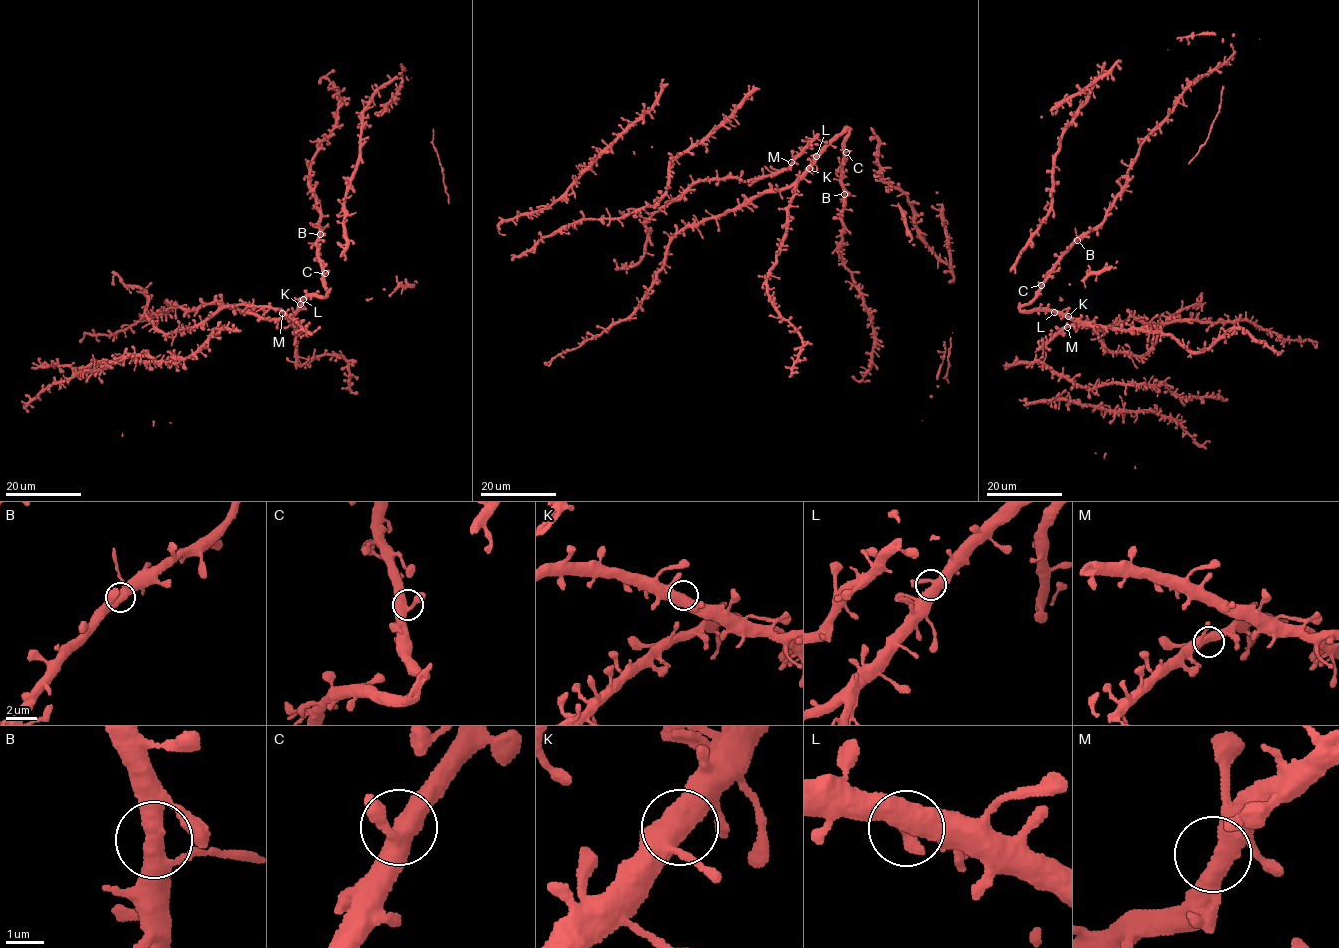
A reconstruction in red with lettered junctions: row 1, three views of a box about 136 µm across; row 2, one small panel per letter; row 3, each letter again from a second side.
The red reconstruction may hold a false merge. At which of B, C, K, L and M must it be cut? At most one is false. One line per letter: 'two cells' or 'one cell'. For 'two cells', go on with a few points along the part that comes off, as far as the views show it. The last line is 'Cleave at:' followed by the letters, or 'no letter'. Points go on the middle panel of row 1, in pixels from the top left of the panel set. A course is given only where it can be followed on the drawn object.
B: one cell
C: one cell
K: one cell
L: one cell
M: one cell
Cleave at: no letter

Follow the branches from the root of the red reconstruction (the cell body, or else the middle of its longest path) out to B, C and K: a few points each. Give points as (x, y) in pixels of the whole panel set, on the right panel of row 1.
B: (1024, 305), (1032, 299), (1053, 264), (1077, 240)
C: (1024, 305), (1032, 299), (1041, 285)
K: (1024, 305), (1020, 309), (1022, 311), (1061, 311), (1068, 316)

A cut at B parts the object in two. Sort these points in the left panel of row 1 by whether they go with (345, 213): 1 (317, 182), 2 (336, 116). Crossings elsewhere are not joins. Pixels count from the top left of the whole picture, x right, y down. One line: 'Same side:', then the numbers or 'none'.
Same side: none

